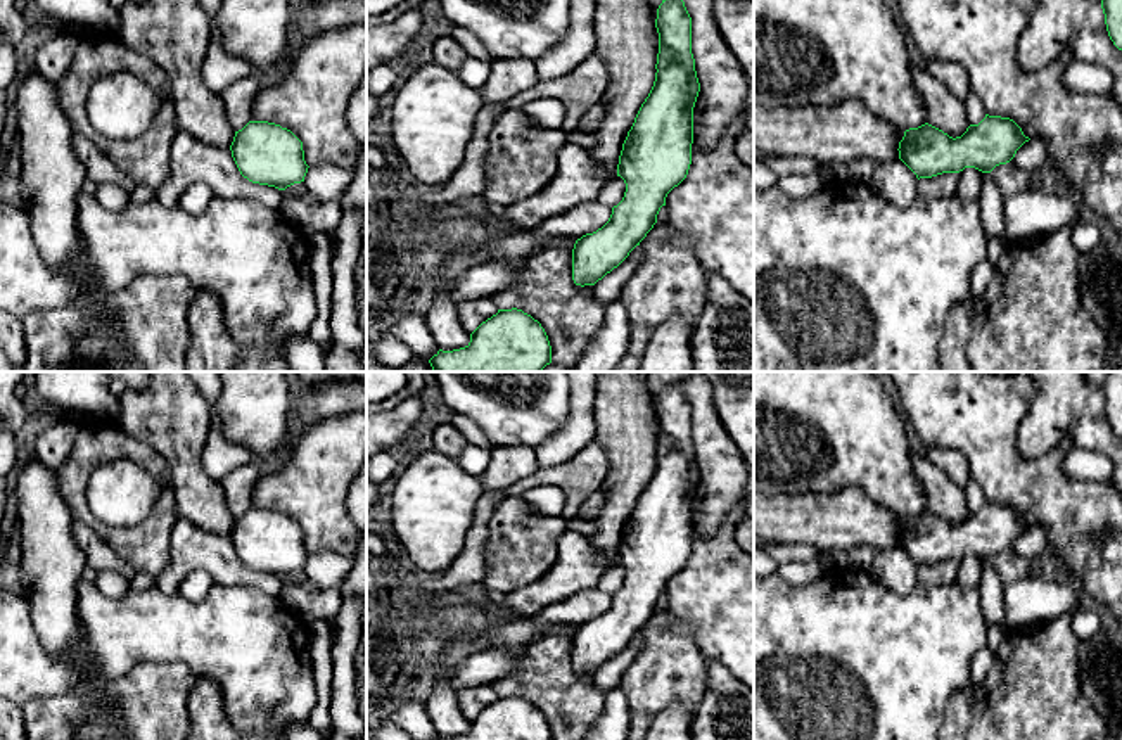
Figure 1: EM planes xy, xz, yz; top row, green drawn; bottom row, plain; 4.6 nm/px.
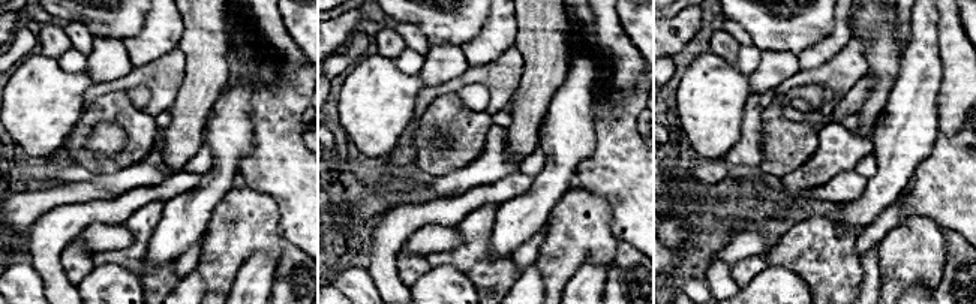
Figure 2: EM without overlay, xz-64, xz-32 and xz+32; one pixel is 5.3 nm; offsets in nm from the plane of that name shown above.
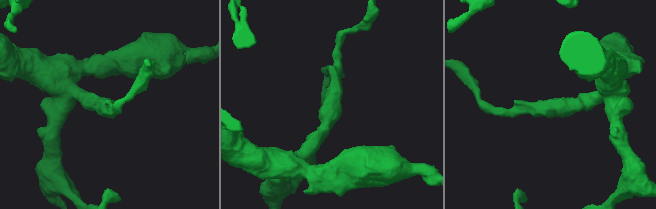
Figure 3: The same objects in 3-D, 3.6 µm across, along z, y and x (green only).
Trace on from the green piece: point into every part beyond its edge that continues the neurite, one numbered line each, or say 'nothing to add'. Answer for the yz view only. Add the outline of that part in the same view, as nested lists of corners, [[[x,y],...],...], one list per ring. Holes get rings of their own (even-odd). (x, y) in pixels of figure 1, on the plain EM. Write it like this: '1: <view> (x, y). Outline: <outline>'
nothing to add

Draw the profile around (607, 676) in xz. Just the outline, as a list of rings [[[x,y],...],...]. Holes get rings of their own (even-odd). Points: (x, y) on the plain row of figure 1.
[[[636,633],[617,655],[614,655],[610,660],[607,660],[602,667],[595,671],[595,685],[603,695],[621,685],[621,676],[638,655],[641,645],[643,638],[640,633]]]

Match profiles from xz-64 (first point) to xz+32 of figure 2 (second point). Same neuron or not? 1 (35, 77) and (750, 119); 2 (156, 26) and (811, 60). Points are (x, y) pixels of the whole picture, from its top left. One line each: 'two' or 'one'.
1: two
2: one

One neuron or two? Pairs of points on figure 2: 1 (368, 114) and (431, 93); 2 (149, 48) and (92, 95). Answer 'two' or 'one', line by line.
1: two
2: two

